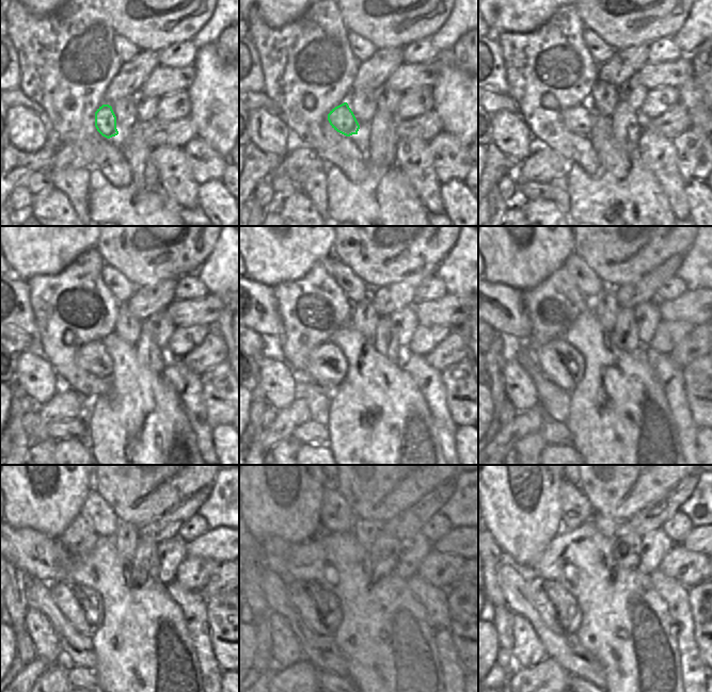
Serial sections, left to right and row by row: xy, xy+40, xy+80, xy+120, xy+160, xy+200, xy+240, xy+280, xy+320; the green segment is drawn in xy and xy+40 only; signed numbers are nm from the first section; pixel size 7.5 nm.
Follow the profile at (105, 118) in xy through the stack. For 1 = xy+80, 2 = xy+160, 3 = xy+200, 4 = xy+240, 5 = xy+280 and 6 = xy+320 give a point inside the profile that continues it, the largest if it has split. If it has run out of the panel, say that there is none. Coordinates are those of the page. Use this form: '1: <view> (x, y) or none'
1: xy+80 (579, 119)
2: xy+160 (329, 354)
3: xy+200 (559, 349)
4: xy+240 (74, 600)
5: xy+280 (317, 610)
6: xy+320 (548, 597)

